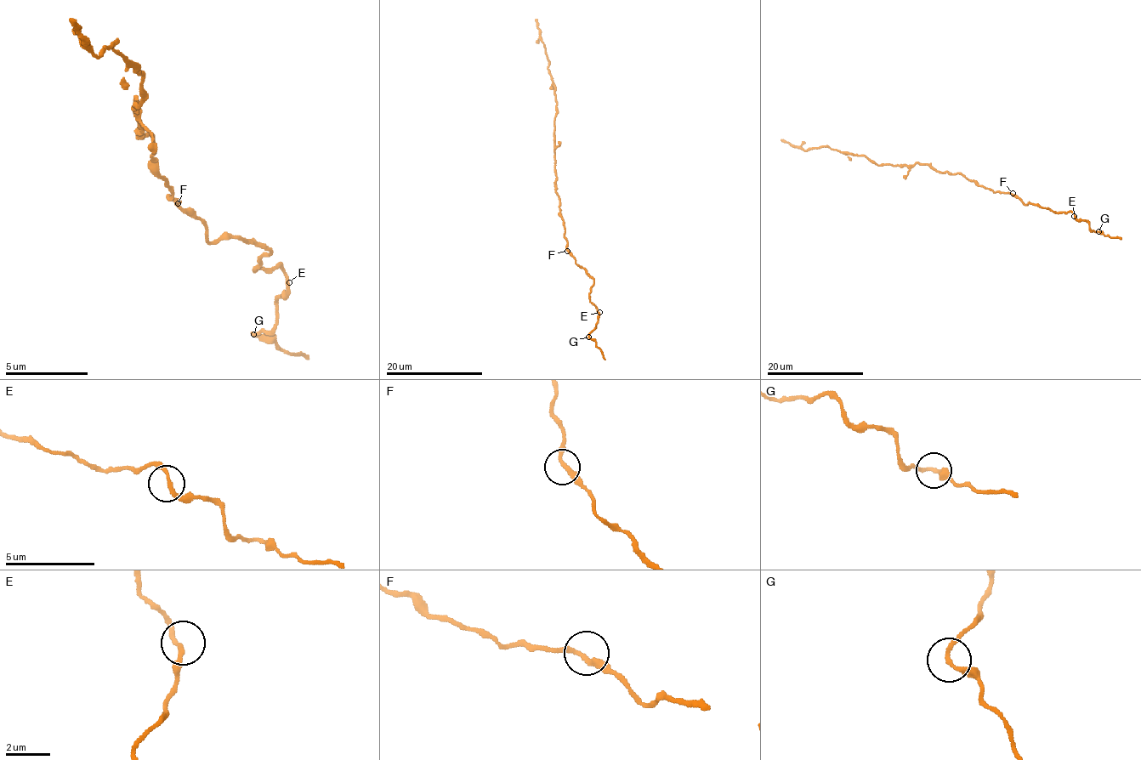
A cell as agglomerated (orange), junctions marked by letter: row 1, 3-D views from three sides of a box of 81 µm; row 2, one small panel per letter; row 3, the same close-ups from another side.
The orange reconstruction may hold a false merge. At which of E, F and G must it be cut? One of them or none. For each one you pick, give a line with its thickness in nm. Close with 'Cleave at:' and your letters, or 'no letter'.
Cleave at: no letter

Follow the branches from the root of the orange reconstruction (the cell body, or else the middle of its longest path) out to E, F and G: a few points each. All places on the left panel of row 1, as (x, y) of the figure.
E: (153, 146), (169, 200), (211, 241), (256, 241), (269, 253), (256, 269), (277, 265), (289, 282)
F: (153, 146), (153, 167), (166, 178), (169, 187), (169, 200), (178, 200), (178, 203)
G: (153, 146), (169, 200), (211, 241), (256, 241), (269, 253), (256, 269), (285, 274), (277, 323), (252, 336)

